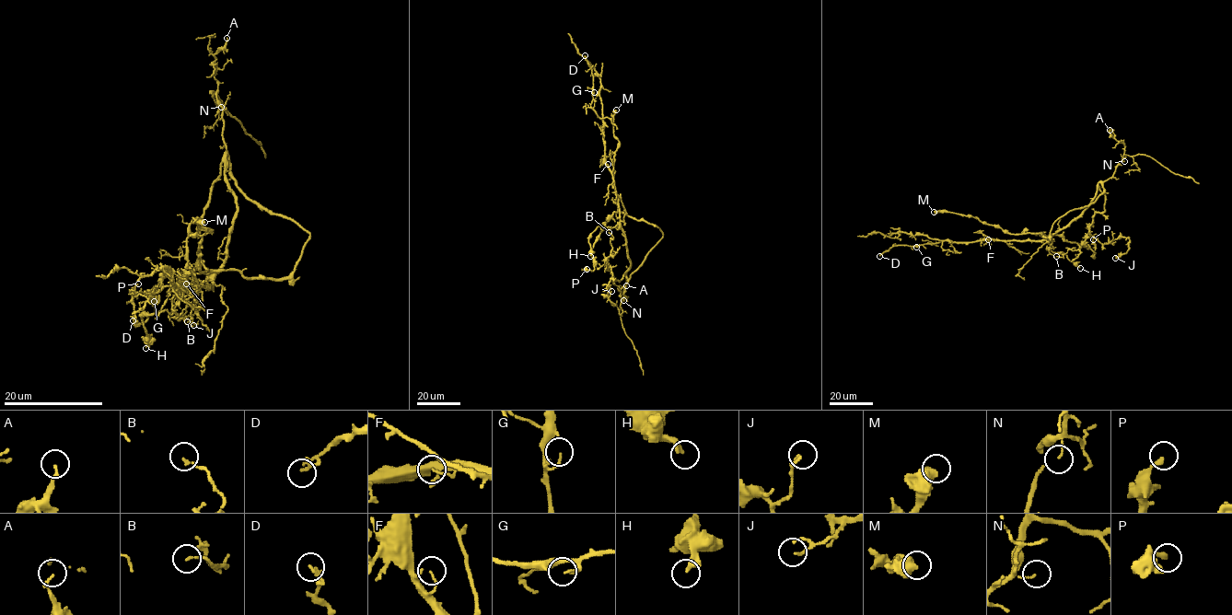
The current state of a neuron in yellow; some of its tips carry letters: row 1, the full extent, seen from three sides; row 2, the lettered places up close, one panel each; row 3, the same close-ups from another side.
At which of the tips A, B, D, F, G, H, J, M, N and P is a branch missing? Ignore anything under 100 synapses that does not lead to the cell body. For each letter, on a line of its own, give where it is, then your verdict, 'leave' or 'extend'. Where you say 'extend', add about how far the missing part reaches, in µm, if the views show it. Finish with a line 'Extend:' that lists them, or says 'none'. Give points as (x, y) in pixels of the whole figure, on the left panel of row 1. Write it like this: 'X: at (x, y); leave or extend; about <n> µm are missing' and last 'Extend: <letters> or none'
A: at (226, 38); leave
B: at (187, 321); leave
D: at (133, 320); leave
F: at (186, 284); leave
G: at (154, 301); leave
H: at (145, 348); leave
J: at (193, 325); leave
M: at (204, 222); leave
N: at (221, 107); leave
P: at (138, 284); leave
Extend: none

